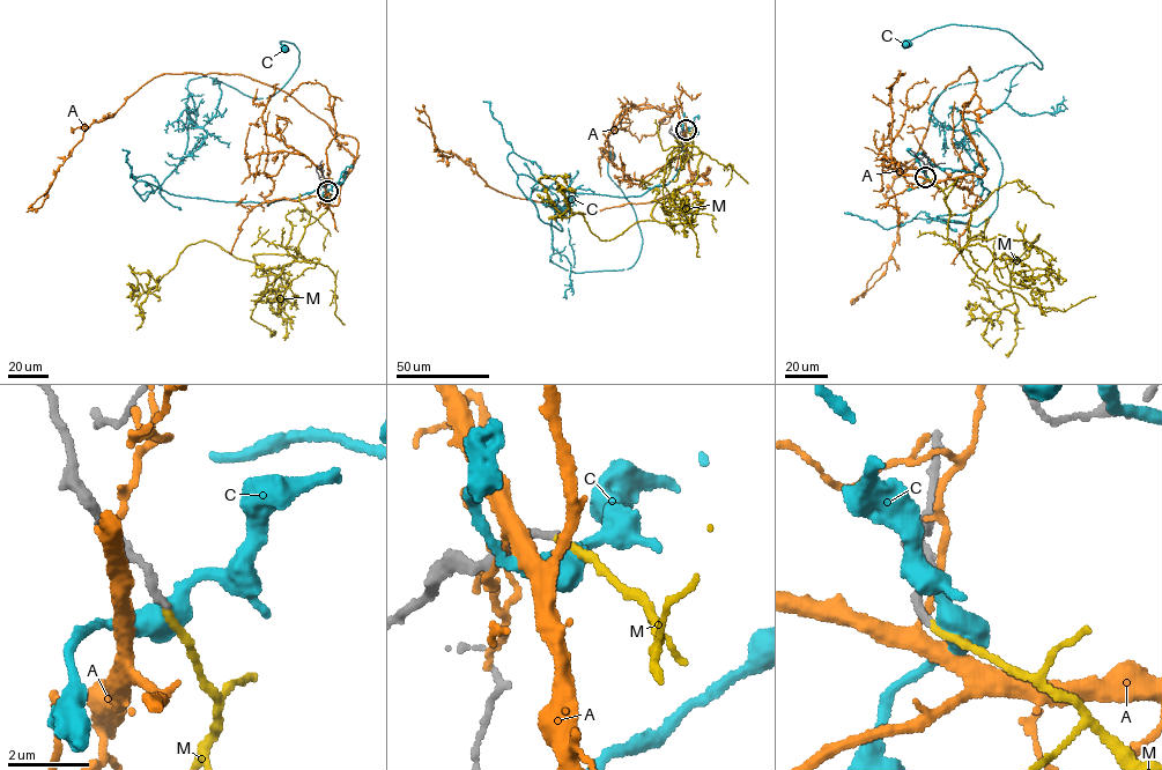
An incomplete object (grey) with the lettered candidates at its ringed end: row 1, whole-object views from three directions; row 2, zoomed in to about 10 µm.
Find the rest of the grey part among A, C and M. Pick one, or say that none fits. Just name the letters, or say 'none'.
M

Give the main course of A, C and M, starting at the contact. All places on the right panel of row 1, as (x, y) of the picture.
A: (925, 175), (985, 172), (963, 124), (970, 67), (892, 184), (897, 242), (851, 305)
C: (925, 177), (976, 175), (937, 216), (985, 221), (976, 123), (1043, 65), (907, 43)
M: (925, 177), (945, 194), (957, 250), (999, 235), (1029, 247), (1040, 234), (1011, 272), (1016, 311), (969, 321)

